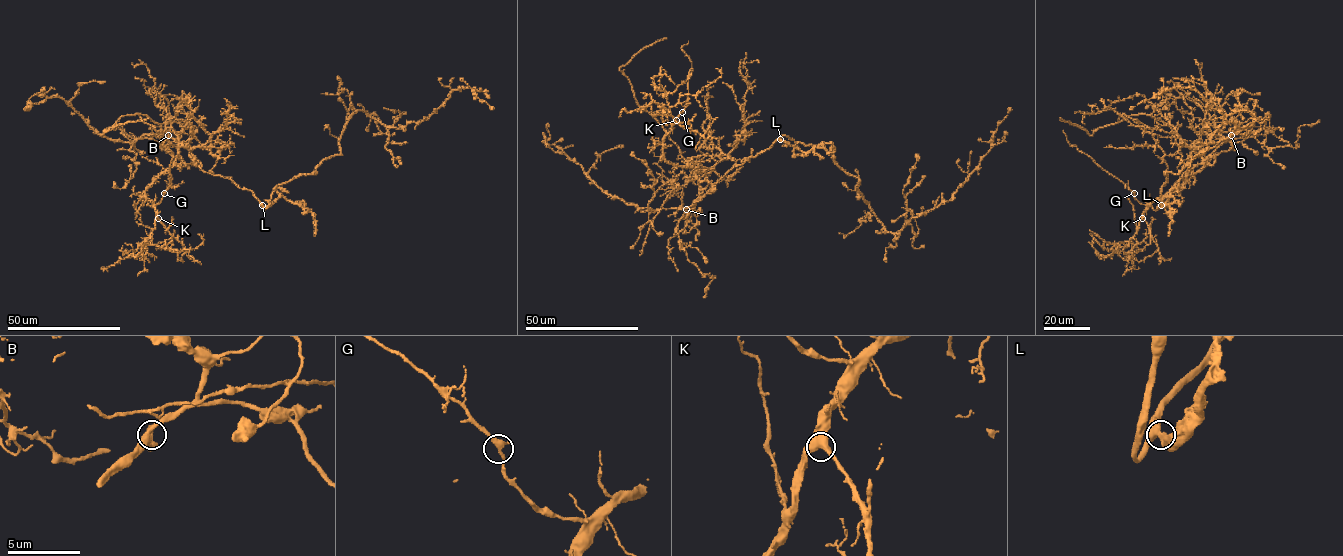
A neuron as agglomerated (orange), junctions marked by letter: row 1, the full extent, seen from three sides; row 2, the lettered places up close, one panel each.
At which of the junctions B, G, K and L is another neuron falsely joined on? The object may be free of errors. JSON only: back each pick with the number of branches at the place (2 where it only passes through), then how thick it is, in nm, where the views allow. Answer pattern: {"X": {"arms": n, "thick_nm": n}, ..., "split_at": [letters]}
{"L": {"arms": 3, "thick_nm": 500}, "split_at": ["L"]}

